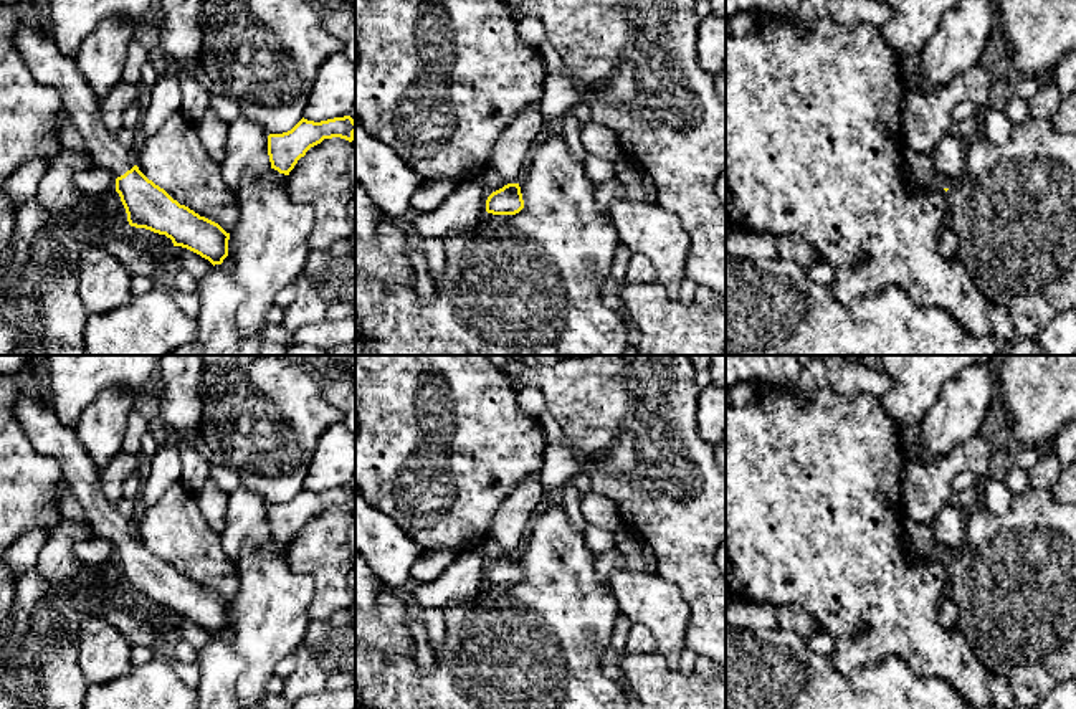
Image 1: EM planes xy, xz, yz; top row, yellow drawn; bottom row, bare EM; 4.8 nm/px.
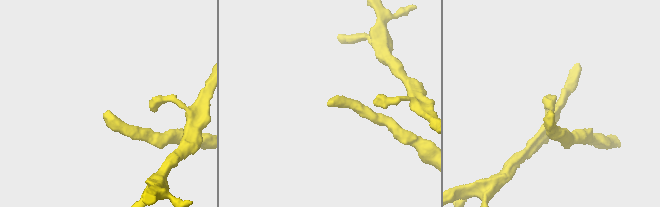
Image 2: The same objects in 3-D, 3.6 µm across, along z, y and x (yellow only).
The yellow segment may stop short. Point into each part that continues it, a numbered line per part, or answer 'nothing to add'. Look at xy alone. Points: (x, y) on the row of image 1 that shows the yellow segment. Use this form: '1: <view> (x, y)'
1: xy (45, 61)

